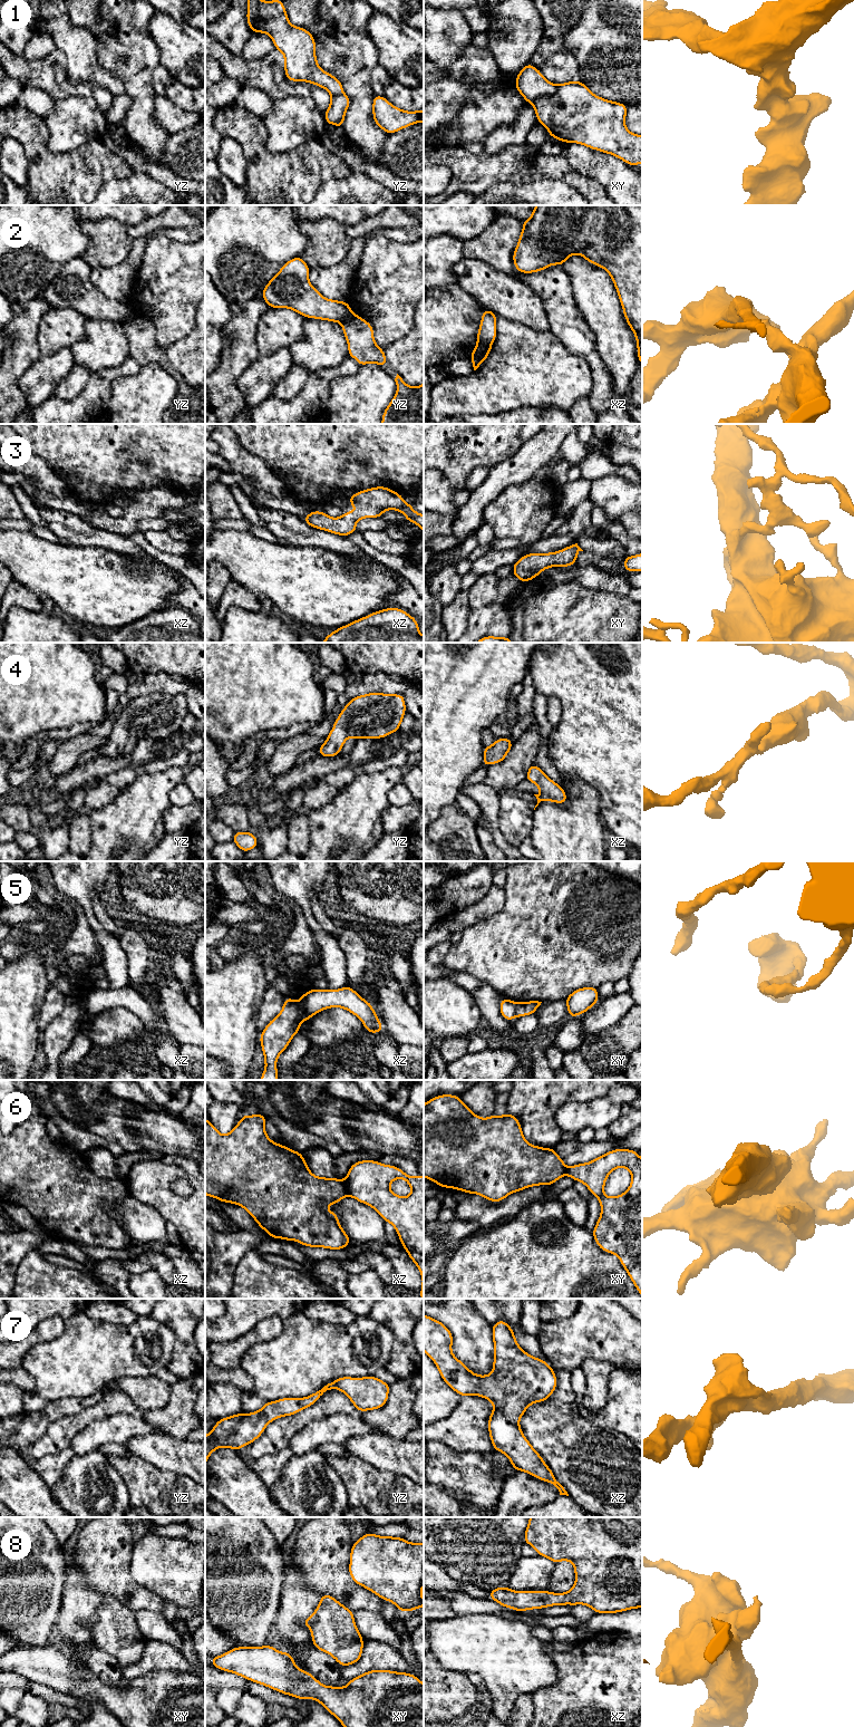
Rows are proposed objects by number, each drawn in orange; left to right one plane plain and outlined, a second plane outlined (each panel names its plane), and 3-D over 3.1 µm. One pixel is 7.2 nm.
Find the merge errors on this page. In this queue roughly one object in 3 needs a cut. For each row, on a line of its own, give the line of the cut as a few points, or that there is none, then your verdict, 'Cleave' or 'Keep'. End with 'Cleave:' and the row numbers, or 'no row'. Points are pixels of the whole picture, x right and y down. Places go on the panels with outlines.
1: Split along xy (557, 86), (551, 94), (539, 96), (531, 103). Cleave
2: Split along xz (491, 343), (484, 346), (476, 346). Cleave
3: No split. Keep
4: No split. Keep
5: Split along xz (297, 1004), (301, 1020). Cleave
6: Split along xz (345, 1182), (349, 1195). Cleave
7: No split. Keep
8: No split. Keep
Cleave: 1, 2, 5, 6

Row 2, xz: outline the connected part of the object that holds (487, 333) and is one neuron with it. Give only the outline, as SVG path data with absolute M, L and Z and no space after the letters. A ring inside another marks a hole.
M486 308L483 310L479 329L477 331L476 346L486 346L494 342L497 336L497 318L493 311Z

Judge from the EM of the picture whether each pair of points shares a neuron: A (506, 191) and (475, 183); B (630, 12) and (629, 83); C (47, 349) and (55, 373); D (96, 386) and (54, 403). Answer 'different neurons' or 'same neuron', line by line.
A: different neurons
B: same neuron
C: different neurons
D: same neuron

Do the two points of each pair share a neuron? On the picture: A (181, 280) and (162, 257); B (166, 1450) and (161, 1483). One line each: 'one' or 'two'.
A: one
B: two

